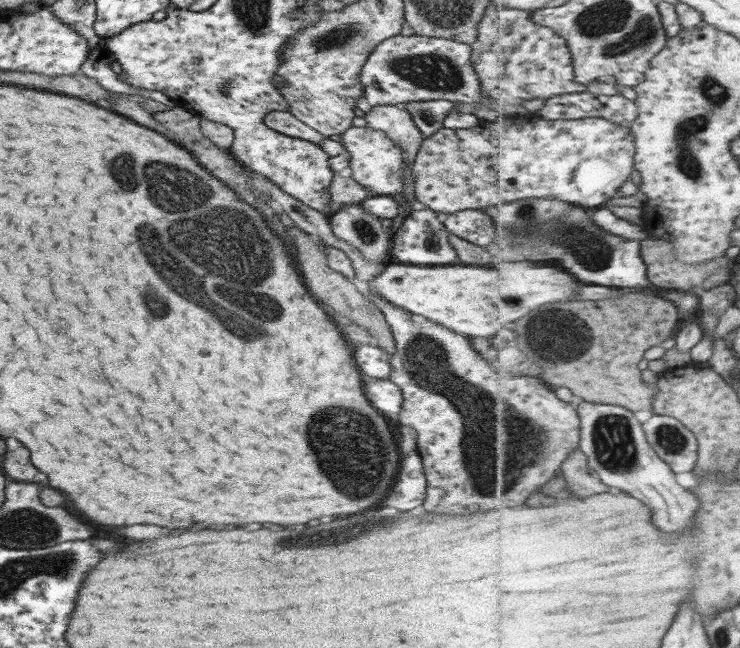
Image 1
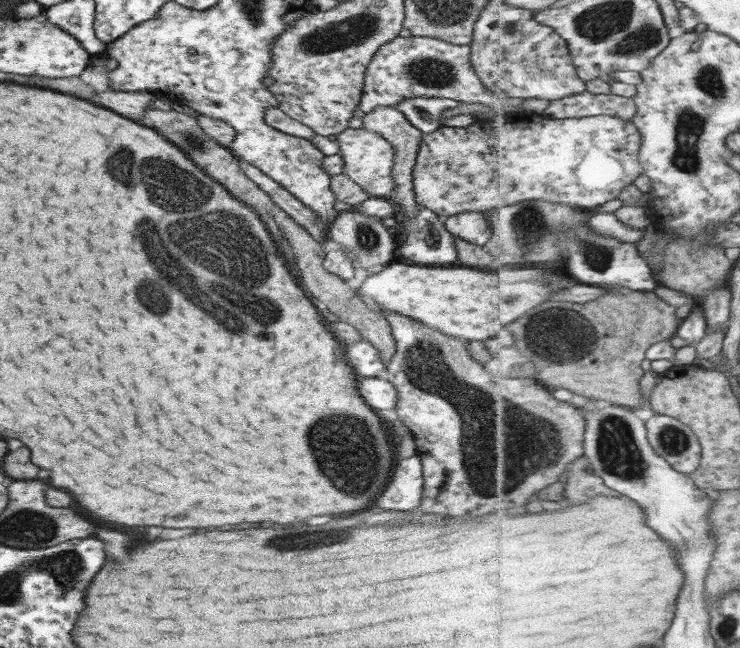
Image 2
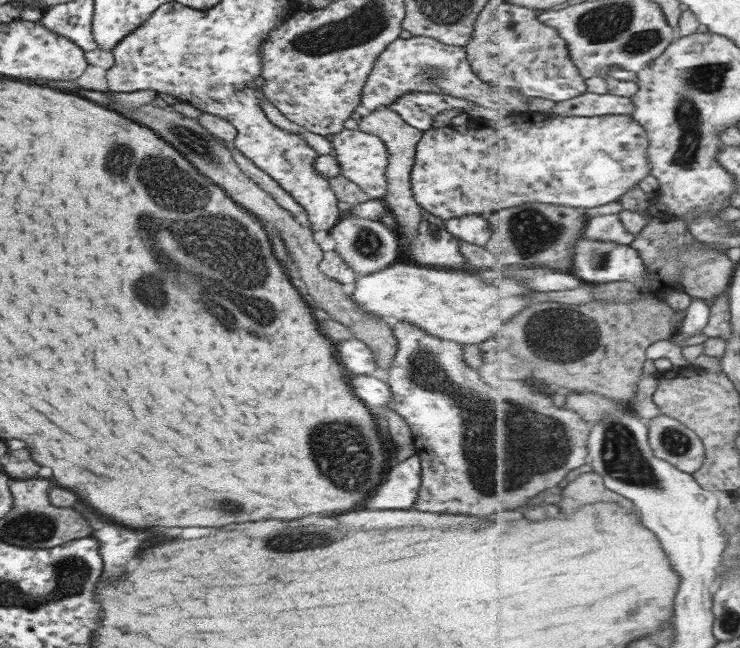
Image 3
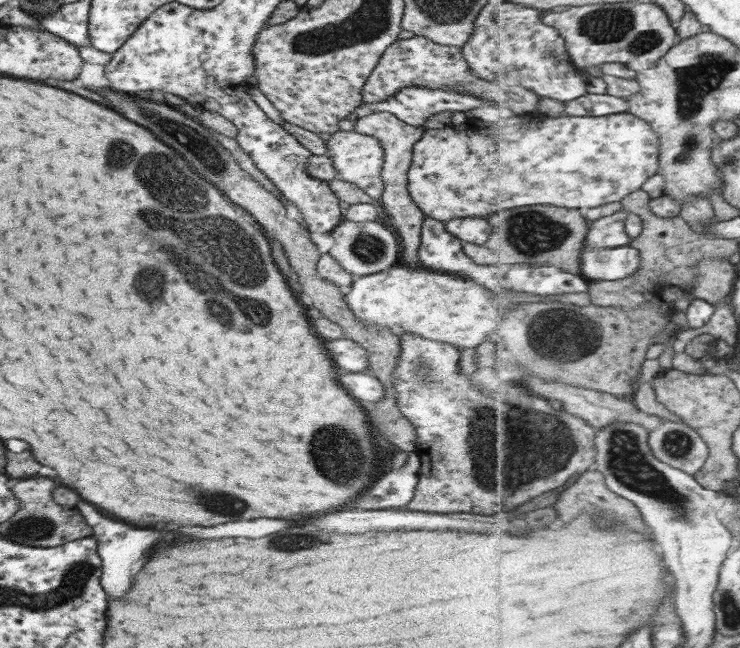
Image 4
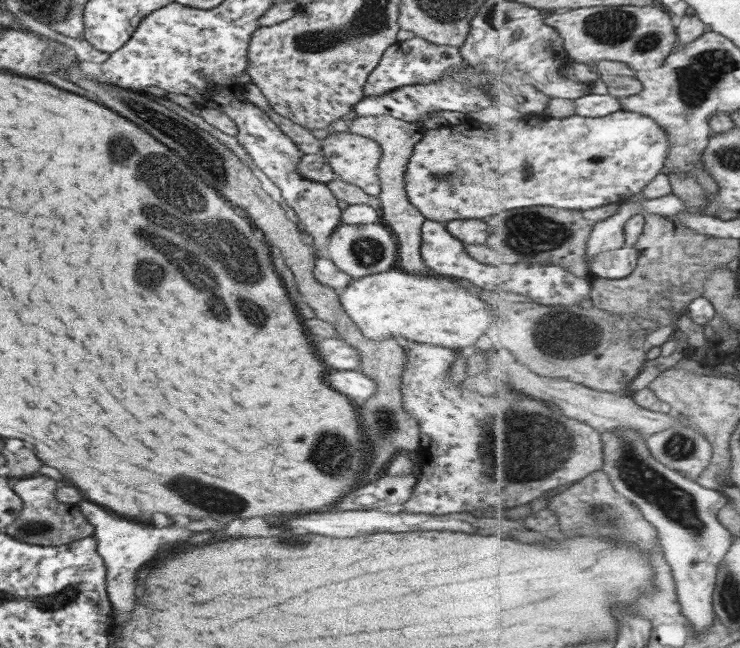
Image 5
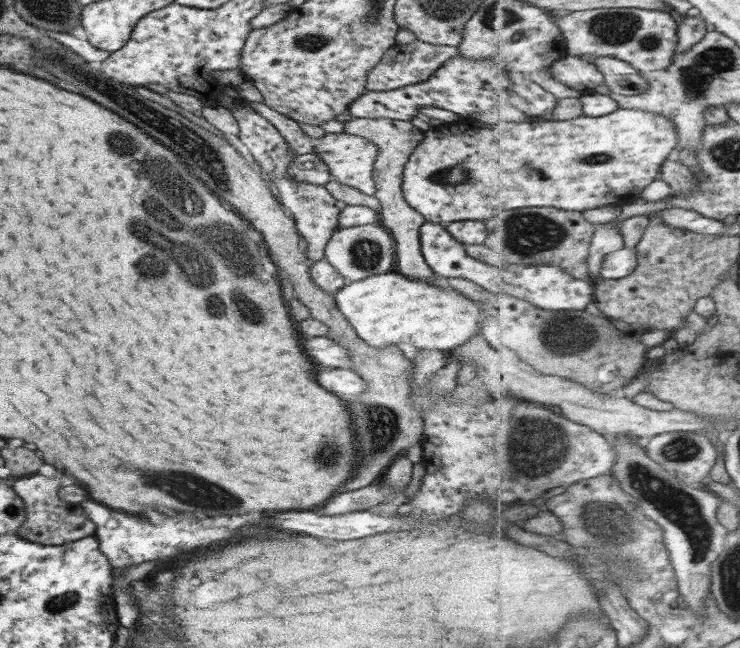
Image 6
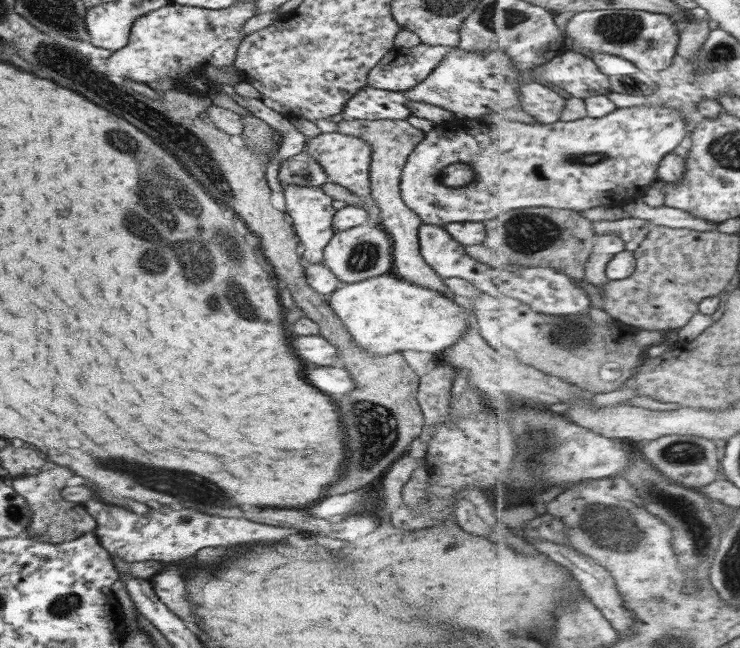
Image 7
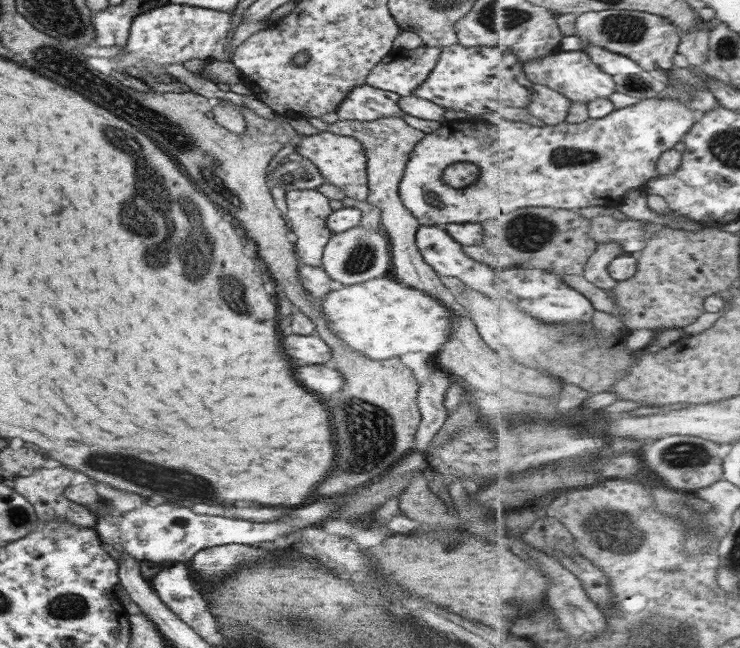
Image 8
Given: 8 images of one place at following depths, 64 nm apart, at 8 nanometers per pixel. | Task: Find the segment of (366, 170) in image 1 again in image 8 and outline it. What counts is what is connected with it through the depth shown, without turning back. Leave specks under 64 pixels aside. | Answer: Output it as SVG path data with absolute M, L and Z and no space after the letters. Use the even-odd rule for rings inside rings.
M328 131L311 136L303 135L296 152L312 161L322 173L325 182L344 190L347 198L367 201L369 185L366 172L366 153L356 138Z

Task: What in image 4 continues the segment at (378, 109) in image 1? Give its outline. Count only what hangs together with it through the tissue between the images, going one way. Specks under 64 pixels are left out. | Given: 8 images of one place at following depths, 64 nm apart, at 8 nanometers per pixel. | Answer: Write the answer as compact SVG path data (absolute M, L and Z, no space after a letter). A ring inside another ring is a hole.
M375 112L367 116L358 118L354 132L373 136L380 141L380 145L384 149L384 164L380 170L380 176L384 183L384 192L382 192L379 202L383 207L383 220L389 223L395 229L400 238L402 238L402 246L404 246L404 264L406 266L420 266L418 258L418 247L420 246L421 228L425 219L425 214L420 207L416 205L409 193L408 174L410 164L412 164L413 148L416 142L422 138L425 132L424 127L414 127L405 124L396 115L389 112Z

